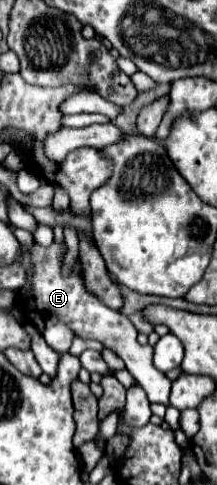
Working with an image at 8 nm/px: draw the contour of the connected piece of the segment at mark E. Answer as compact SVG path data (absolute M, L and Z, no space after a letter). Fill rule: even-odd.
M51 244L49 248L33 246L31 256L35 262L35 274L33 274L33 288L27 294L19 292L19 300L25 302L25 314L27 318L39 328L45 342L59 354L67 352L71 348L73 336L82 339L94 339L113 350L121 360L125 362L125 368L133 374L133 378L139 382L139 386L147 392L147 398L151 402L161 402L167 408L165 420L171 424L173 430L179 428L179 412L169 404L171 394L171 380L159 372L153 364L153 348L151 346L139 346L137 344L137 330L135 326L120 312L101 304L93 294L89 294L79 278L79 264L75 266L73 274L63 278L61 276L61 264L63 264L65 246Z

